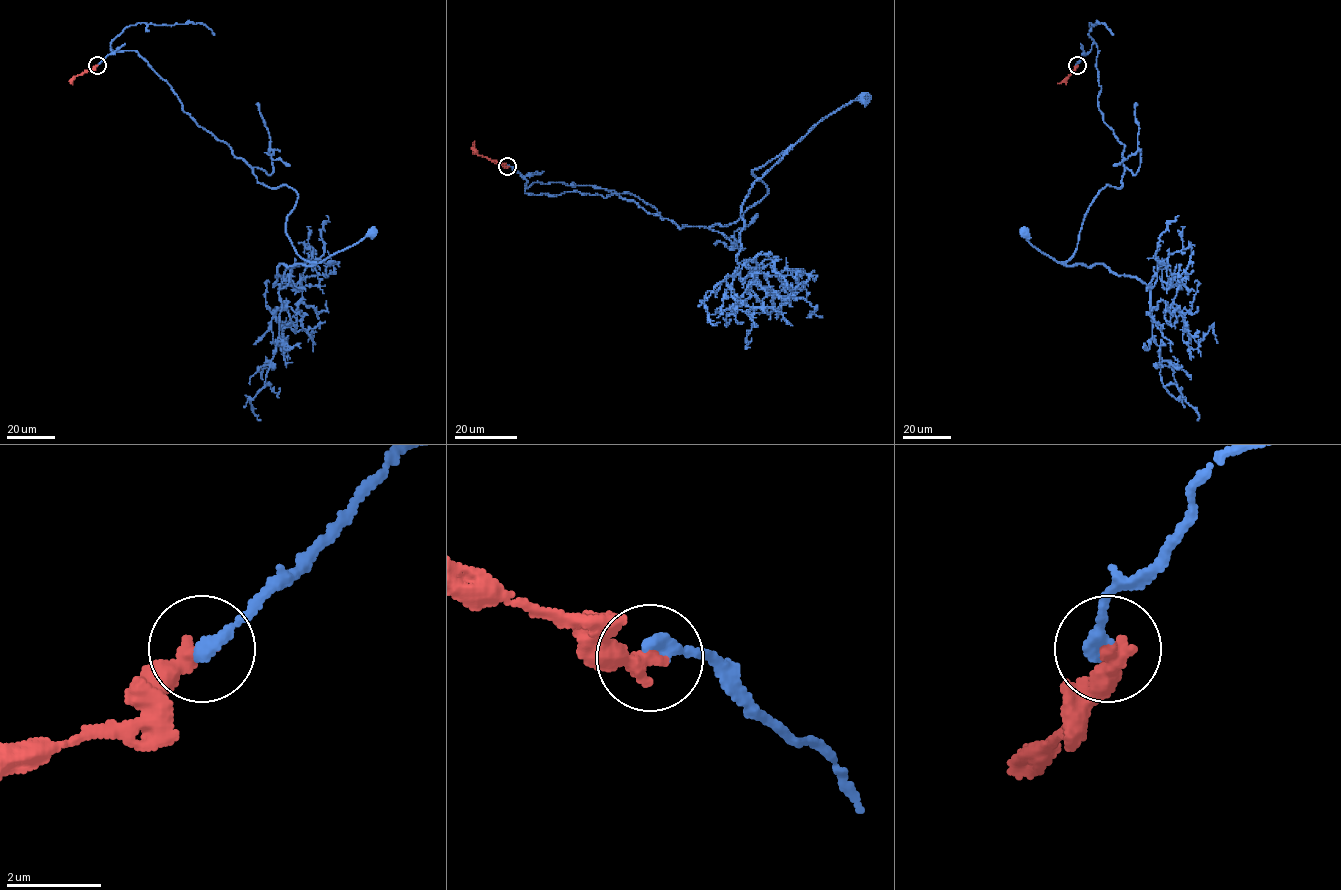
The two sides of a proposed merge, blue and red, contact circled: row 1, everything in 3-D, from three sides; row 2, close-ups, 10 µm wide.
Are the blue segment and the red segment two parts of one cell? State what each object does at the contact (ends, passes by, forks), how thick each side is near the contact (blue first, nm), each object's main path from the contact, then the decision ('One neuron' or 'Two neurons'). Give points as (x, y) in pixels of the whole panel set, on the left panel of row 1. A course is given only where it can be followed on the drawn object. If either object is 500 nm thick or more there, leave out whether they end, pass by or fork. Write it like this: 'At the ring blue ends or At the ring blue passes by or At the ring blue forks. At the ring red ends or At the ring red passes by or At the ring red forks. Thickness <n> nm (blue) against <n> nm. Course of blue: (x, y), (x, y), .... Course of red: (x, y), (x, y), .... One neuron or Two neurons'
At the ring blue ends. At the ring red ends. Thickness 320 nm (blue) against 420 nm. Course of blue: (97, 65), (110, 42), (136, 51), (256, 180), (292, 187), (285, 230), (306, 260), (372, 232). Course of red: (97, 65), (75, 76), (71, 83). One neuron

